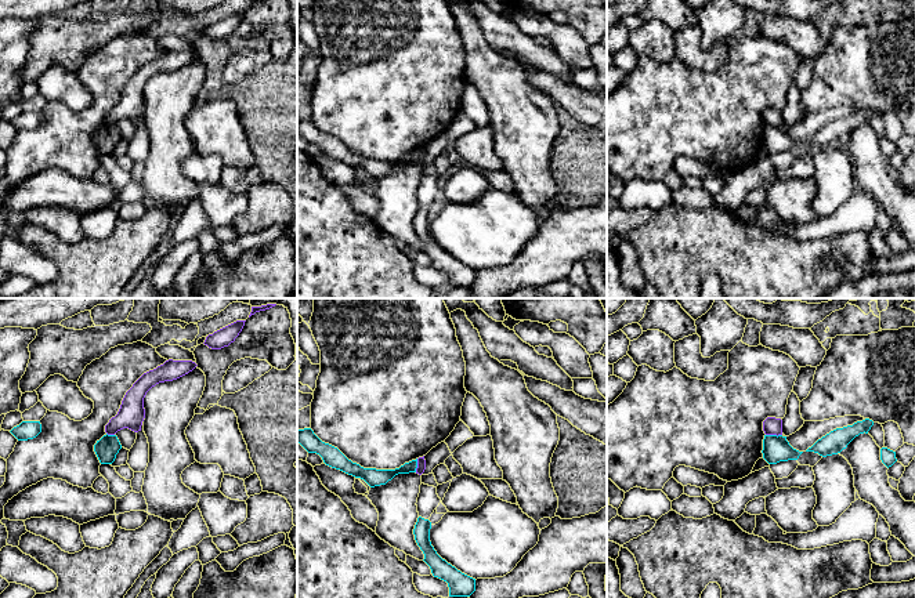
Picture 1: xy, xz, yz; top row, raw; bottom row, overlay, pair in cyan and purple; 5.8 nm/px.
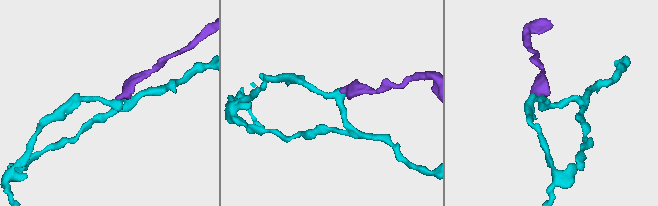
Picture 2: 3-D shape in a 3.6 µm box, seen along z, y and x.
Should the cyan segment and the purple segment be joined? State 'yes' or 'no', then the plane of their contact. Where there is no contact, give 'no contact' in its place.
no; contact in yz

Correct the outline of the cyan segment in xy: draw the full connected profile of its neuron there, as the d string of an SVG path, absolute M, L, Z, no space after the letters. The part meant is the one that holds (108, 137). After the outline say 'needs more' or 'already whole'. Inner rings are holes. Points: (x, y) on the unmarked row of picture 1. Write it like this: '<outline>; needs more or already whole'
M104 126L94 135L94 142L101 155L112 155L116 149L116 145L122 139L122 135L116 126Z; already whole

